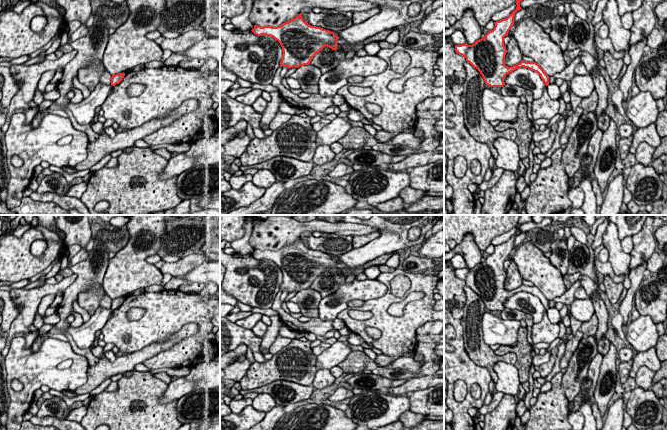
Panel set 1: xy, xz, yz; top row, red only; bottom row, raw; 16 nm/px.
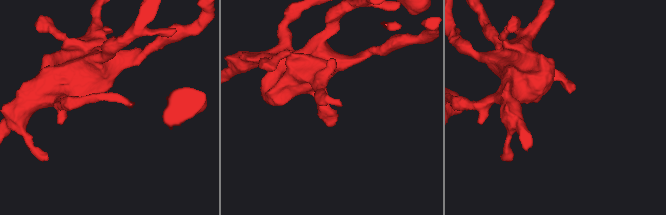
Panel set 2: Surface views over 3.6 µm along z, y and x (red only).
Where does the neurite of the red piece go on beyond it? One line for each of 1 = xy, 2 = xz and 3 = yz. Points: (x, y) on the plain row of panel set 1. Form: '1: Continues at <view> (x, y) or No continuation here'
1: No continuation here
2: No continuation here
3: No continuation here

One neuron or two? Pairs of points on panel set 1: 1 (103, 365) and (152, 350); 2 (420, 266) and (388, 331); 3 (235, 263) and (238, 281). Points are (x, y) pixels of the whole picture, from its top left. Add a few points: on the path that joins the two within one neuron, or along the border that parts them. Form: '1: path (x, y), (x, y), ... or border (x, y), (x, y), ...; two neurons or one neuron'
1: path (115, 365), (120, 365), (140, 356); one neuron
2: border (402, 269), (408, 272), (427, 272); two neurons
3: path (235, 267), (233, 271), (238, 277); one neuron

